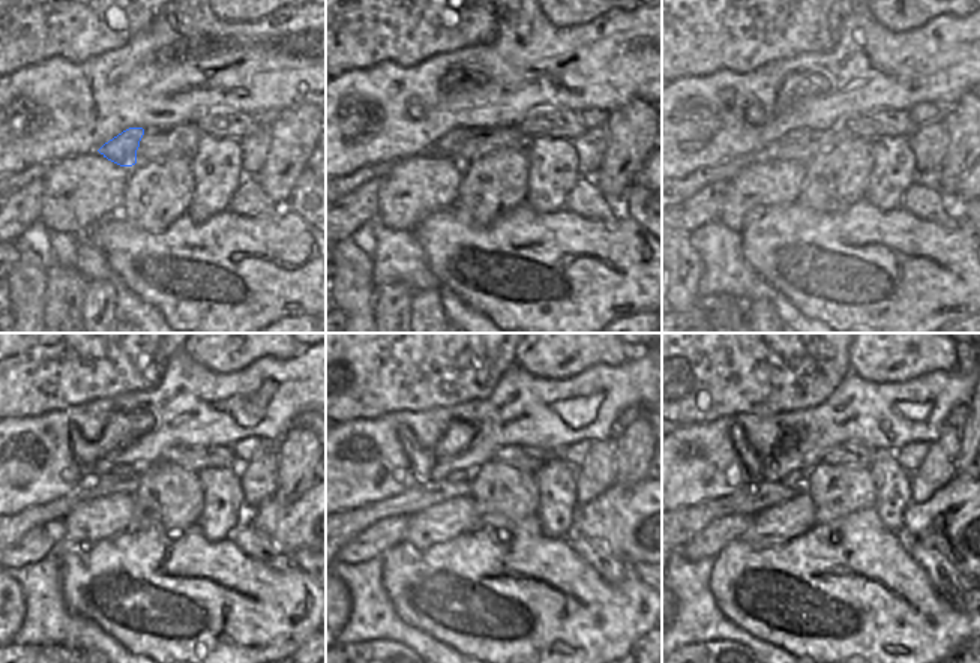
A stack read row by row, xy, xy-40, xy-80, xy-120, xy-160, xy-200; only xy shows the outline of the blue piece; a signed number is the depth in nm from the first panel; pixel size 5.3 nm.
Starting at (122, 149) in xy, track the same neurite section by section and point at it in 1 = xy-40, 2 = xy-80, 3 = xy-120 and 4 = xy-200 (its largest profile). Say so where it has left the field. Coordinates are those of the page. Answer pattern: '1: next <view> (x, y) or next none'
1: next xy-40 (447, 144)
2: next xy-80 (800, 132)
3: next xy-120 (123, 471)
4: next xy-200 (797, 479)

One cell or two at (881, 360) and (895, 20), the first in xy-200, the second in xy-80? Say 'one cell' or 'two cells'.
one cell

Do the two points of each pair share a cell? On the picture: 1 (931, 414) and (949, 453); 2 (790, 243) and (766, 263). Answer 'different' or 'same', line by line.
1: different
2: same

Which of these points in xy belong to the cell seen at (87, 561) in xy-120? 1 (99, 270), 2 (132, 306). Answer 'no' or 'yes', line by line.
1: no
2: no

